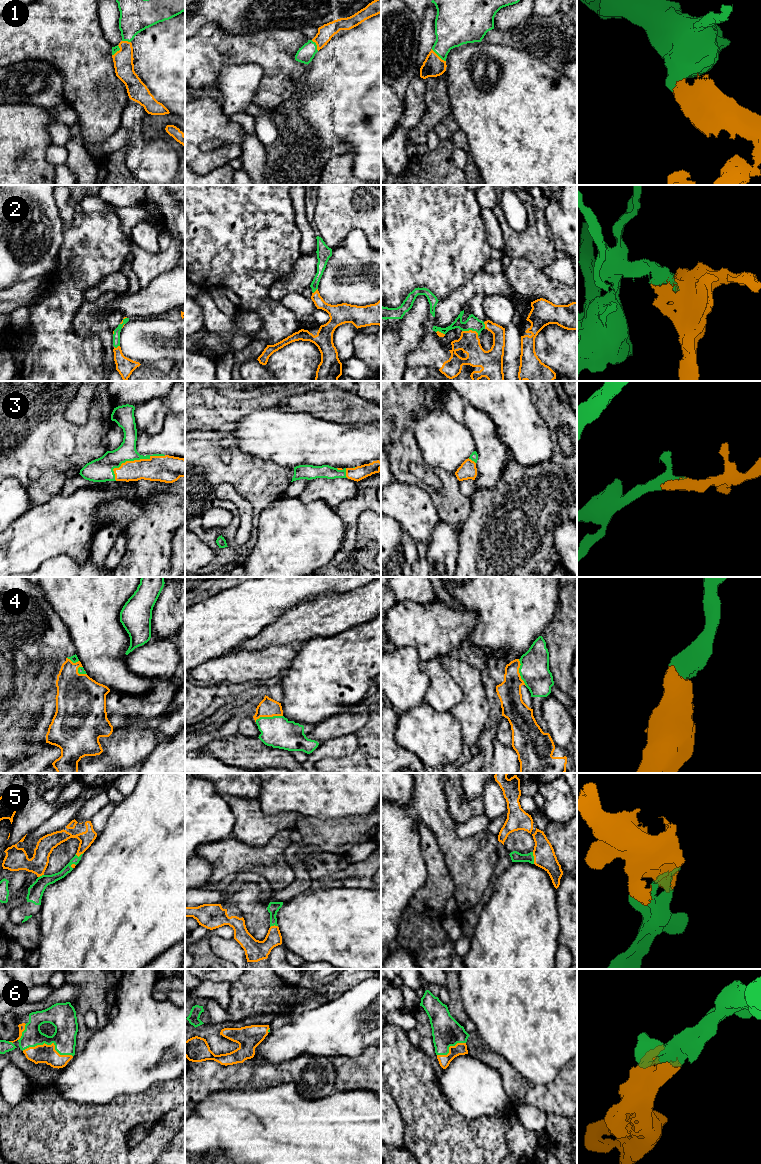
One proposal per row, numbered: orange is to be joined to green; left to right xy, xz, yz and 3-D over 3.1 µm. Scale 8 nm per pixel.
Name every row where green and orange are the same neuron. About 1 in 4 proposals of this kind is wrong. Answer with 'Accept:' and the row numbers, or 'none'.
Accept: 1, 2, 3, 4, 5, 6

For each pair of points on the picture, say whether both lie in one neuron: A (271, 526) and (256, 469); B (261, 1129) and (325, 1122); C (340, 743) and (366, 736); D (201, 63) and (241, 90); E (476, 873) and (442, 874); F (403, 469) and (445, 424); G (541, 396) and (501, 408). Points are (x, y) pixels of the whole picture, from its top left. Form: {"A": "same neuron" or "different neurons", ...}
{"A": "different neurons", "B": "same neuron", "C": "different neurons", "D": "different neurons", "E": "different neurons", "F": "different neurons", "G": "different neurons"}

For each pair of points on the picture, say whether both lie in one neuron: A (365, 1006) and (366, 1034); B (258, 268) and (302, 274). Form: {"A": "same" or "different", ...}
{"A": "same", "B": "different"}

